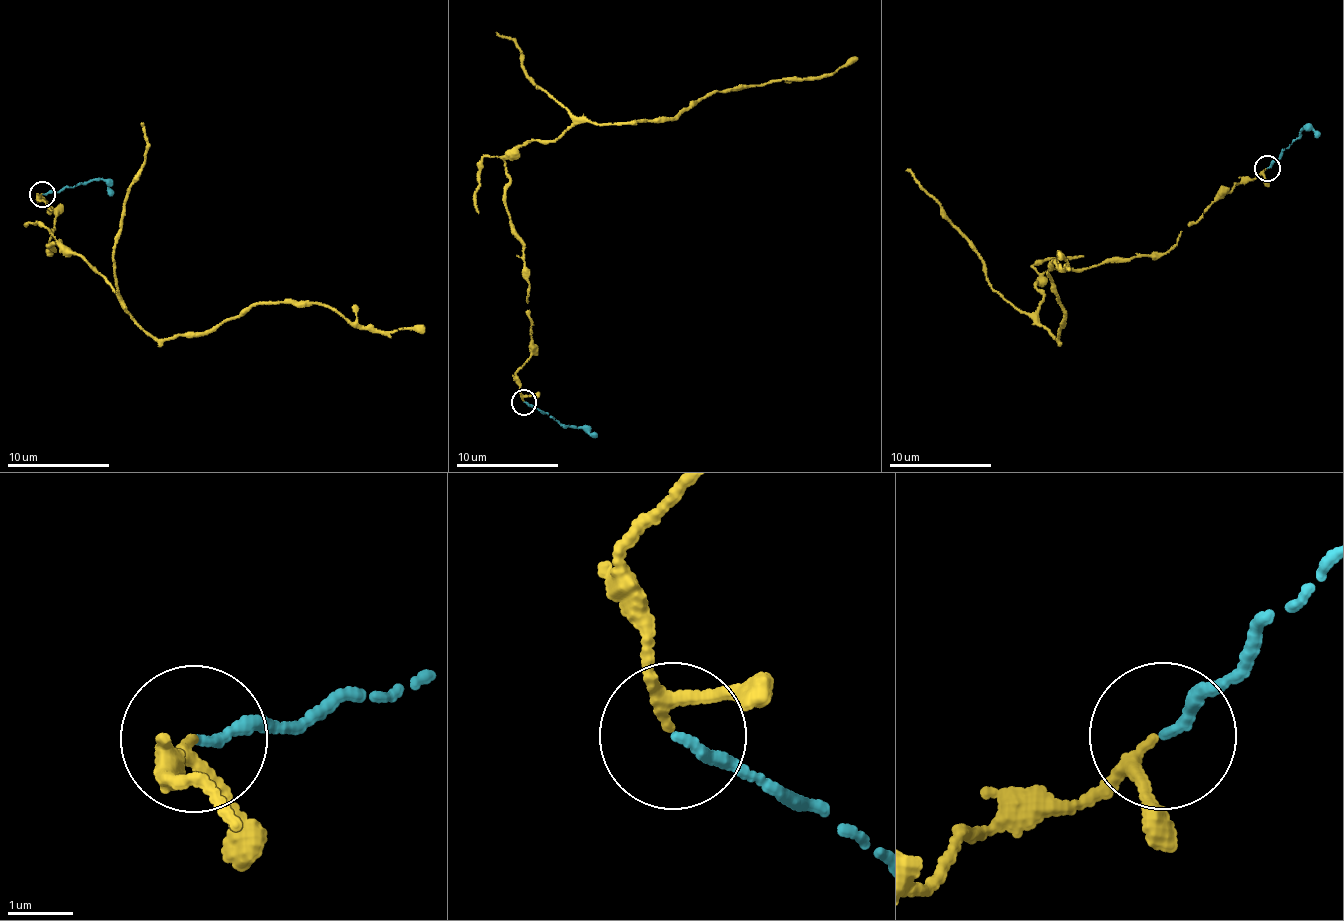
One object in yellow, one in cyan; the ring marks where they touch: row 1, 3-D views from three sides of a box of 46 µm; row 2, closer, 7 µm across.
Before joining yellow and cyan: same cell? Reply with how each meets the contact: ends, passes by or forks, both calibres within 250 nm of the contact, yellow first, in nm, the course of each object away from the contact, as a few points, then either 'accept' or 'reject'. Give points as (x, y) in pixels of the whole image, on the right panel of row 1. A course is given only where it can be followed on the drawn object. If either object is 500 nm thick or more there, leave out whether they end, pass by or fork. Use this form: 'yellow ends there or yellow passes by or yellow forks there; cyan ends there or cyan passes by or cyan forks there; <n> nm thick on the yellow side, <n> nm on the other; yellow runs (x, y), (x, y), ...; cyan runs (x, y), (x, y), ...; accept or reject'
yellow passes by; cyan ends there; 150 nm thick on the yellow side, 140 nm on the other; yellow runs (1265, 169), (1159, 256), (1043, 274), (1037, 316), (1057, 339), (1067, 314), (1047, 271), (1069, 265), (1061, 258); cyan runs (1267, 169), (1307, 127), (1318, 137); accept

